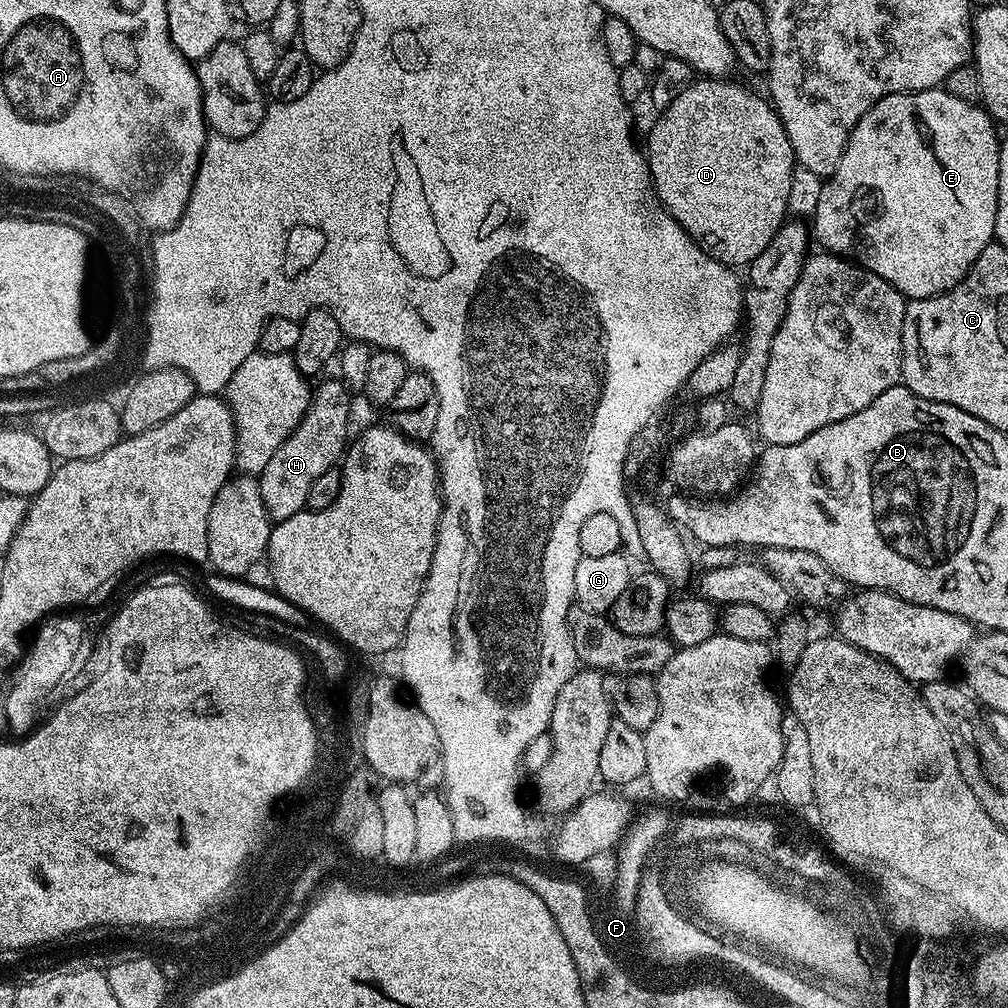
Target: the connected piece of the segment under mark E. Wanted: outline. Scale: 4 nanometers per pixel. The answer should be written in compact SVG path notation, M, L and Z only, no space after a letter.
M943 87L927 88L921 92L899 92L882 98L874 107L866 110L866 114L862 114L858 126L854 126L850 134L848 145L842 154L842 162L838 162L838 170L823 181L817 210L810 220L815 239L816 236L820 239L819 247L878 274L878 278L890 282L905 298L921 300L927 296L941 296L943 292L950 291L972 269L973 262L980 257L982 250L986 250L986 246L993 243L996 234L1000 140L995 130L997 131L992 117L983 107L962 102L962 98L954 98L954 94L950 94Z

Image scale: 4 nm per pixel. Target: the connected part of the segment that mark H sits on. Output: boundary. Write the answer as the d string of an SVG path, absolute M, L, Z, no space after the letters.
M321 379L320 385L315 385L312 402L308 405L302 422L292 431L290 438L278 446L274 458L266 462L266 470L258 473L262 502L266 506L268 516L273 522L290 518L294 514L308 508L310 486L326 470L337 467L341 463L349 443L348 436L348 395L350 389L343 380Z

